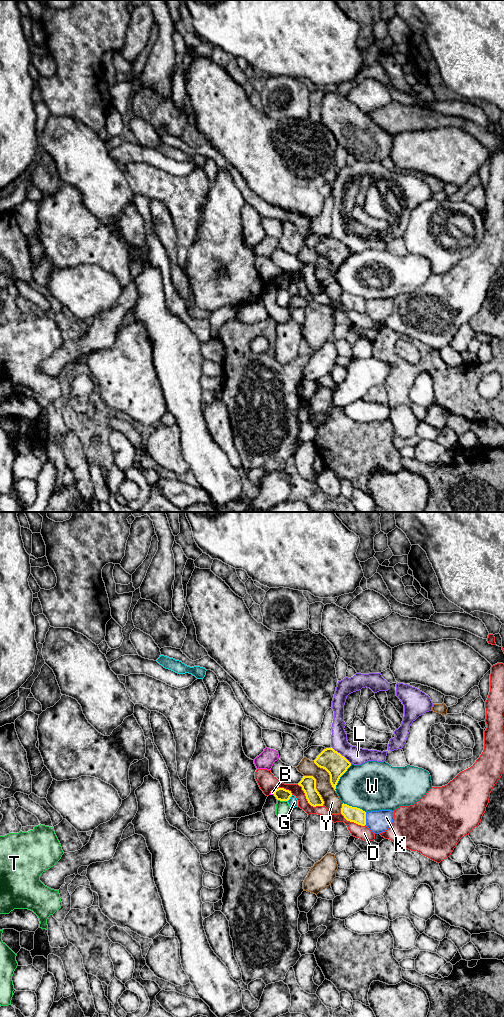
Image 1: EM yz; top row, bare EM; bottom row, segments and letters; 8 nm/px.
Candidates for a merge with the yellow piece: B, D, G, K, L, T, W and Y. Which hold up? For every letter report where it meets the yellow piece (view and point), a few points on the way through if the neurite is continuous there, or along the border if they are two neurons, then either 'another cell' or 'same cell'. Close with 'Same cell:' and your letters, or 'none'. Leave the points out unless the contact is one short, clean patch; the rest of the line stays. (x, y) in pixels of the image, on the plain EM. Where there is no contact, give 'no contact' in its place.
B: contact yz (274, 280); border yz (273, 278), (274, 282); another cell
D: contact yz (307, 288); another cell
G: contact yz (289, 286); another cell
K: contact yz (365, 306); another cell
L: contact yz (340, 242); another cell
T: contact yz (282, 288); another cell
W: contact yz (340, 264); another cell
Y: contact yz (315, 275); another cell
Same cell: none

